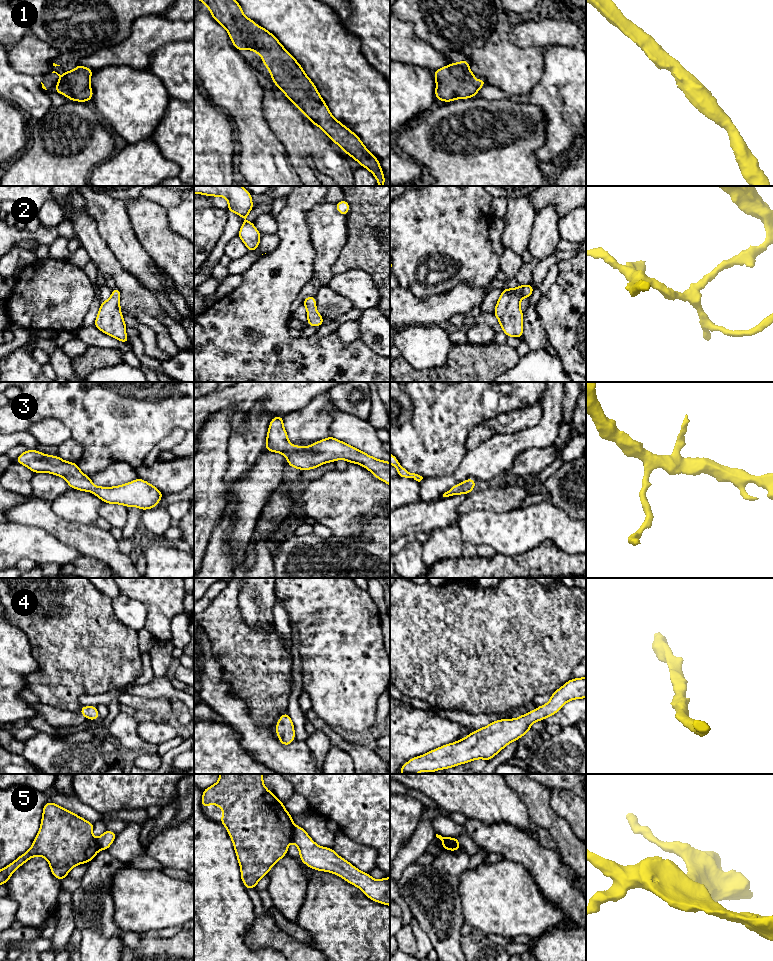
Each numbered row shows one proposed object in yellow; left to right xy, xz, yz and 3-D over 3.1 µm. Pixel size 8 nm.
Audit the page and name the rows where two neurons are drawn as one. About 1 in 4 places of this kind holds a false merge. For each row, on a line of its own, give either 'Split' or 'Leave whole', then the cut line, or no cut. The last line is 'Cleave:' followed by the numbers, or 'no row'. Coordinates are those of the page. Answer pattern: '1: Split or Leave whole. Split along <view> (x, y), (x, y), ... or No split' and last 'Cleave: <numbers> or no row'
1: Leave whole. No split
2: Leave whole. No split
3: Leave whole. No split
4: Leave whole. No split
5: Split. Split along yz (442, 838), (445, 845), (459, 846)
Cleave: 5

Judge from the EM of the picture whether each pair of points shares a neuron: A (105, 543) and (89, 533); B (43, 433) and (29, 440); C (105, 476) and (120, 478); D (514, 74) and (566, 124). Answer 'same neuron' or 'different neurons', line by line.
A: same neuron
B: different neurons
C: same neuron
D: different neurons

